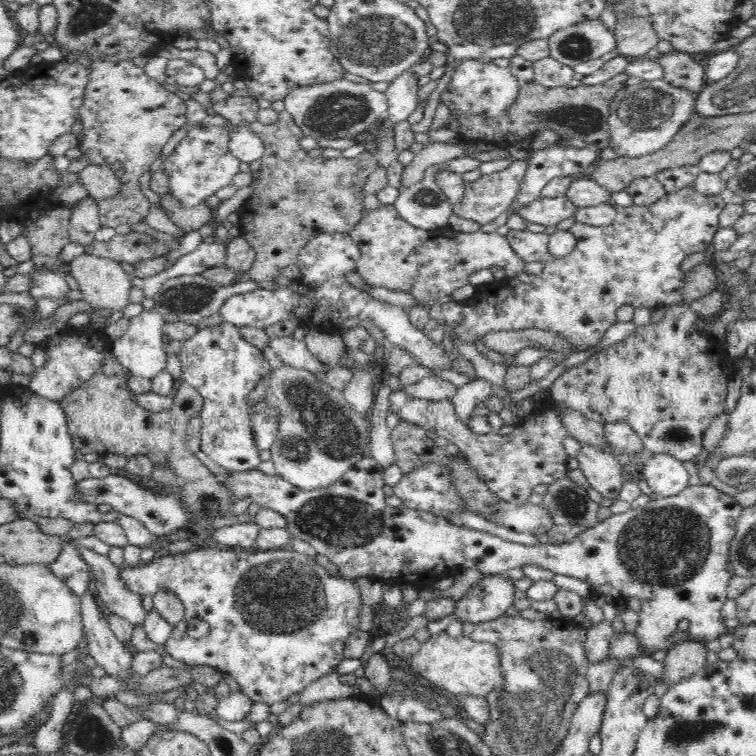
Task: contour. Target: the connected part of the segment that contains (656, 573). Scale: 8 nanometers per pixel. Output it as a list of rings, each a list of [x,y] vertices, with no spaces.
[[[371,456],[364,457],[361,461],[356,460],[354,466],[346,472],[337,483],[331,484],[326,488],[320,487],[316,490],[300,489],[300,487],[288,482],[277,474],[268,475],[259,469],[240,472],[225,469],[225,473],[218,474],[215,477],[220,483],[224,483],[224,485],[228,487],[232,501],[238,502],[238,500],[250,498],[250,502],[257,504],[260,509],[270,509],[284,516],[287,520],[287,528],[291,531],[291,534],[296,538],[300,538],[300,540],[304,540],[304,542],[309,542],[318,553],[327,556],[328,562],[332,562],[332,566],[336,566],[336,570],[340,571],[340,575],[344,576],[344,578],[357,580],[364,577],[372,580],[380,580],[387,584],[399,582],[413,584],[416,580],[422,580],[424,576],[426,576],[426,578],[428,578],[428,576],[454,578],[463,569],[476,569],[476,571],[480,571],[484,575],[500,575],[507,574],[510,570],[514,570],[514,568],[523,569],[525,566],[536,566],[537,568],[550,570],[554,575],[562,574],[562,576],[574,577],[584,581],[601,595],[624,596],[624,598],[626,598],[626,596],[630,594],[630,596],[637,598],[640,603],[642,603],[642,606],[639,612],[639,624],[636,626],[635,636],[637,637],[640,649],[642,649],[642,654],[652,656],[657,650],[669,650],[669,648],[672,647],[672,642],[674,642],[672,641],[672,638],[674,638],[676,627],[679,625],[679,622],[683,620],[688,621],[688,632],[691,641],[694,642],[701,642],[706,645],[709,642],[713,642],[721,636],[728,634],[728,628],[725,624],[725,620],[722,618],[721,610],[728,599],[728,582],[731,579],[732,574],[734,574],[734,567],[732,567],[732,563],[730,563],[730,541],[735,535],[737,520],[740,518],[744,507],[734,496],[716,489],[713,485],[688,485],[683,491],[680,491],[680,494],[672,495],[671,497],[659,497],[656,500],[650,500],[650,502],[642,508],[632,507],[627,512],[613,514],[610,518],[596,522],[594,526],[582,530],[572,540],[563,541],[562,543],[538,543],[532,544],[532,546],[526,546],[504,540],[499,536],[494,536],[486,531],[474,530],[467,526],[458,526],[457,524],[453,524],[450,519],[435,516],[433,513],[423,512],[422,510],[414,510],[403,504],[398,506],[398,508],[388,506],[386,502],[387,496],[384,495],[384,492],[382,491],[382,488],[384,488],[384,467],[376,463]]]

